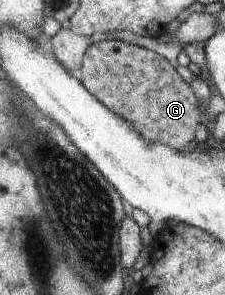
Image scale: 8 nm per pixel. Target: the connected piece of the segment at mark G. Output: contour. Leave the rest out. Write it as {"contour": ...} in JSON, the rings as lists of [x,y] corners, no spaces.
{"contour":[[[102,40],[92,44],[74,76],[86,89],[120,117],[136,123],[148,141],[162,141],[178,151],[194,145],[196,129],[204,118],[200,101],[185,78],[172,63],[153,51],[119,40]]]}

